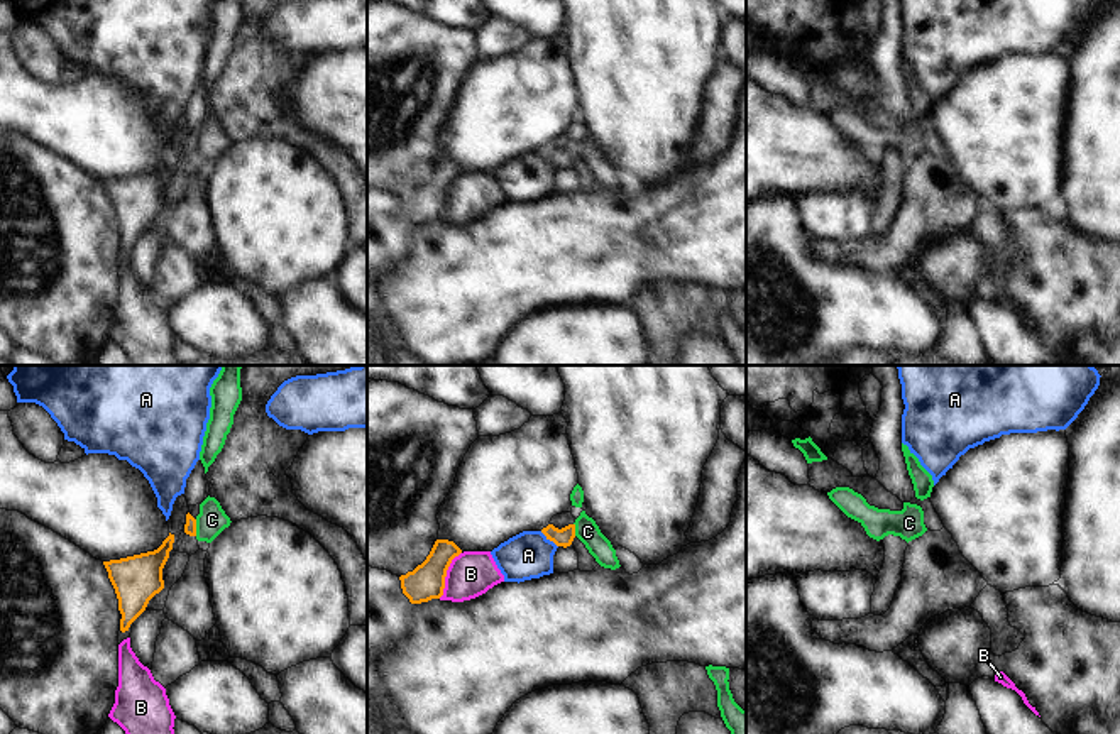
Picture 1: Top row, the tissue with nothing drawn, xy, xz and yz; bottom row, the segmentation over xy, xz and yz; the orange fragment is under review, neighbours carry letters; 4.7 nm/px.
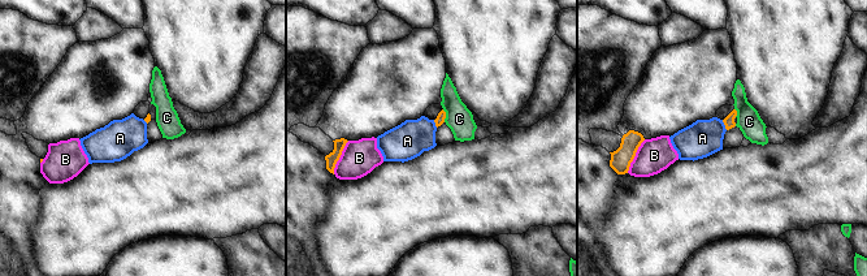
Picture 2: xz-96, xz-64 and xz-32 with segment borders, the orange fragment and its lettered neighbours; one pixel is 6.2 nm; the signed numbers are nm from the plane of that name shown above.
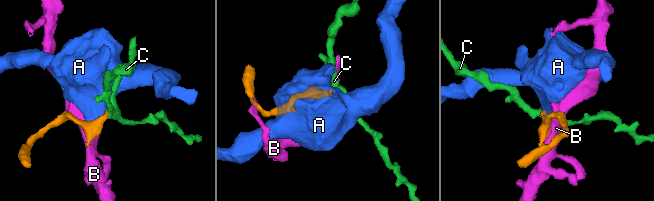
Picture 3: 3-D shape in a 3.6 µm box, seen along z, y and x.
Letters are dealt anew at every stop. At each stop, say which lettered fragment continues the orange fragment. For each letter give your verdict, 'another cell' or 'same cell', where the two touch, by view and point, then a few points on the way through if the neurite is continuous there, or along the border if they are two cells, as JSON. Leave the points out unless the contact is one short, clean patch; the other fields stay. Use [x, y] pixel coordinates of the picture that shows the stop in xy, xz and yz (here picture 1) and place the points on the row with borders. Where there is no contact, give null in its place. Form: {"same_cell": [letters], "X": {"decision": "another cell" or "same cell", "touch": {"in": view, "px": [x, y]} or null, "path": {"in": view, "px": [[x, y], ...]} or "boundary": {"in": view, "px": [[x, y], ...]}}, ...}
{"same_cell": [], "A": {"decision": "another cell", "touch": {"in": "xz", "px": [549, 538]}, "boundary": {"in": "xz", "px": [[540, 531], [557, 547]]}}, "B": {"decision": "another cell", "touch": {"in": "xz", "px": [445, 575]}}, "C": {"decision": "another cell", "touch": {"in": "xy", "px": [195, 528]}}}

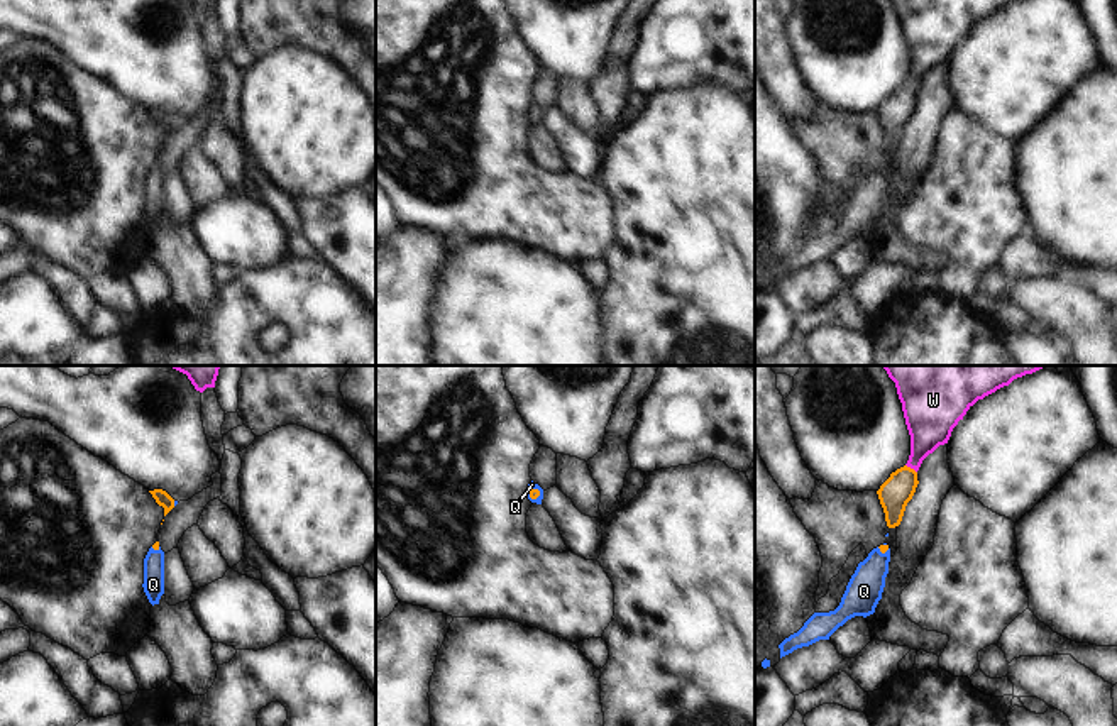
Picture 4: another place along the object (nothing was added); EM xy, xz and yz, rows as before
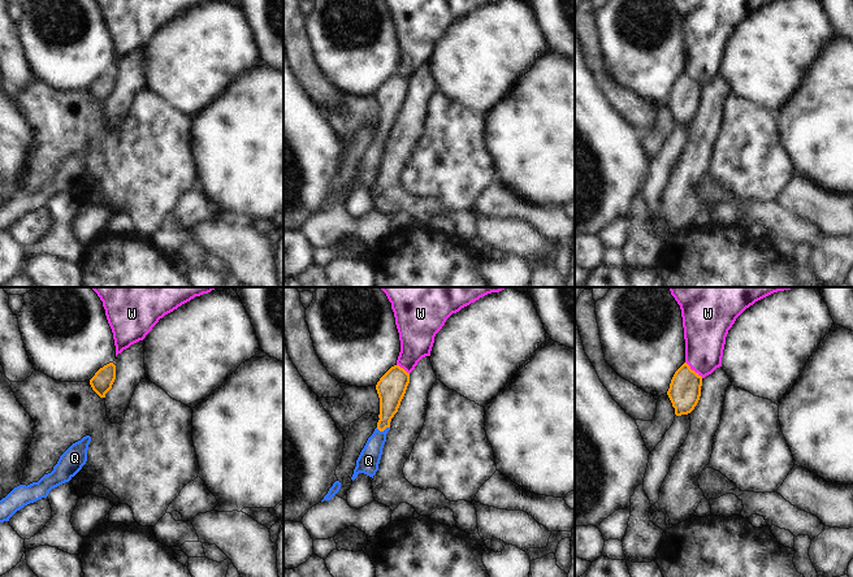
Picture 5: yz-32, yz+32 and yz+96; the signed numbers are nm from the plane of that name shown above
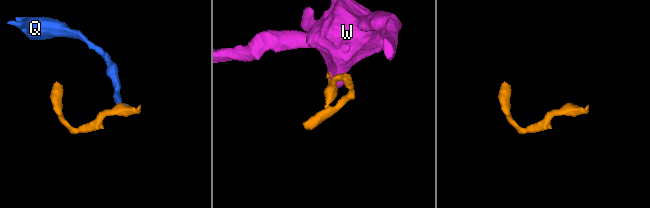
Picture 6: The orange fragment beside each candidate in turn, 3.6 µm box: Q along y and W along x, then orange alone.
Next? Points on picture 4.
{"same_cell": ["Q"], "Q": {"decision": "same cell", "touch": {"in": "xz", "px": [535, 498]}, "path": {"in": "xz", "px": [[533, 493], [535, 498], [532, 484]]}}, "W": {"decision": "another cell", "touch": {"in": "yz", "px": [909, 467]}, "boundary": {"in": "yz", "px": [[906, 464], [916, 472]]}}}

